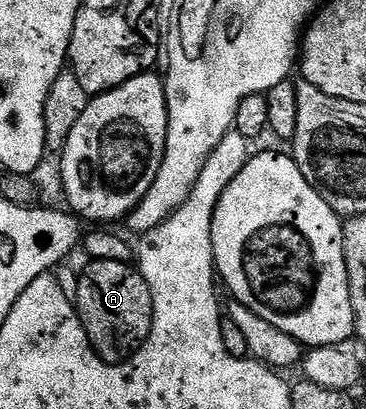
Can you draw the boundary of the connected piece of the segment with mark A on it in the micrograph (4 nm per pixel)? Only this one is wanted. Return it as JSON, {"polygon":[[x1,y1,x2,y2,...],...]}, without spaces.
{"polygon":[[88,260,86,264,75,293,73,289,75,307,79,310,79,318,96,355,105,363,120,365,122,361,128,361,137,350,143,348,145,339,149,339,149,331,153,327,153,295,149,291,149,283,145,283,138,268,128,263]]}

